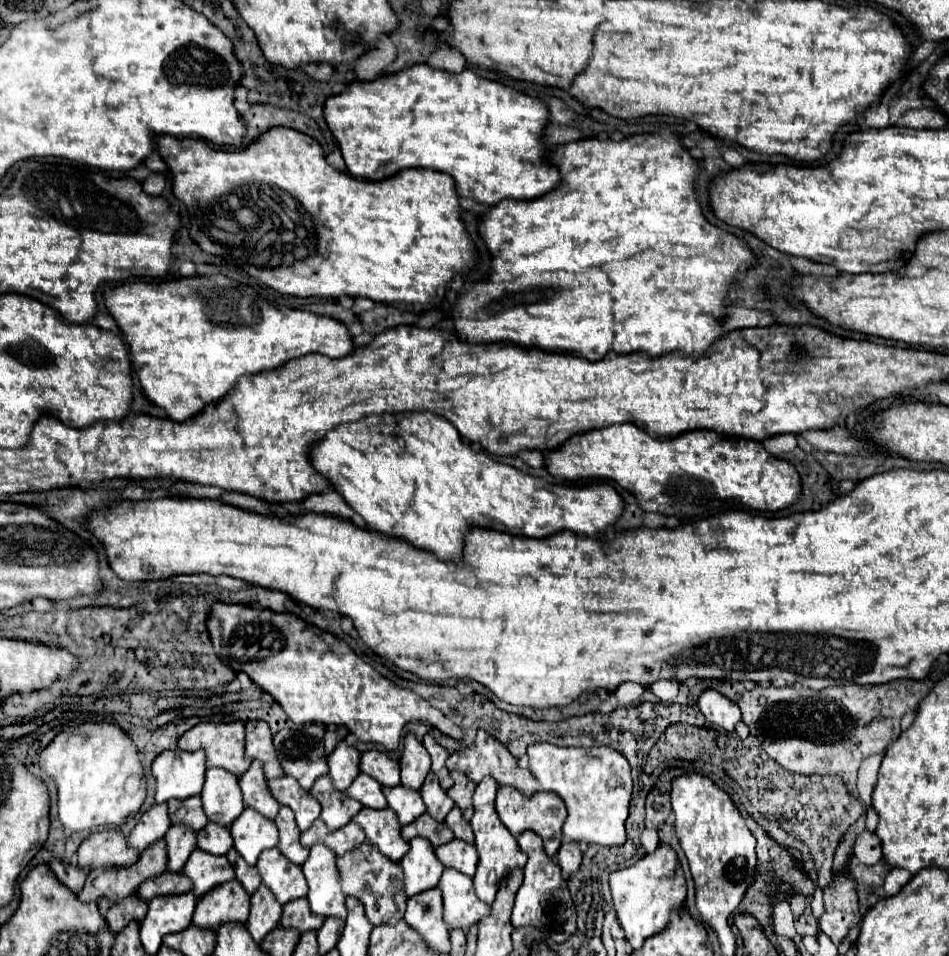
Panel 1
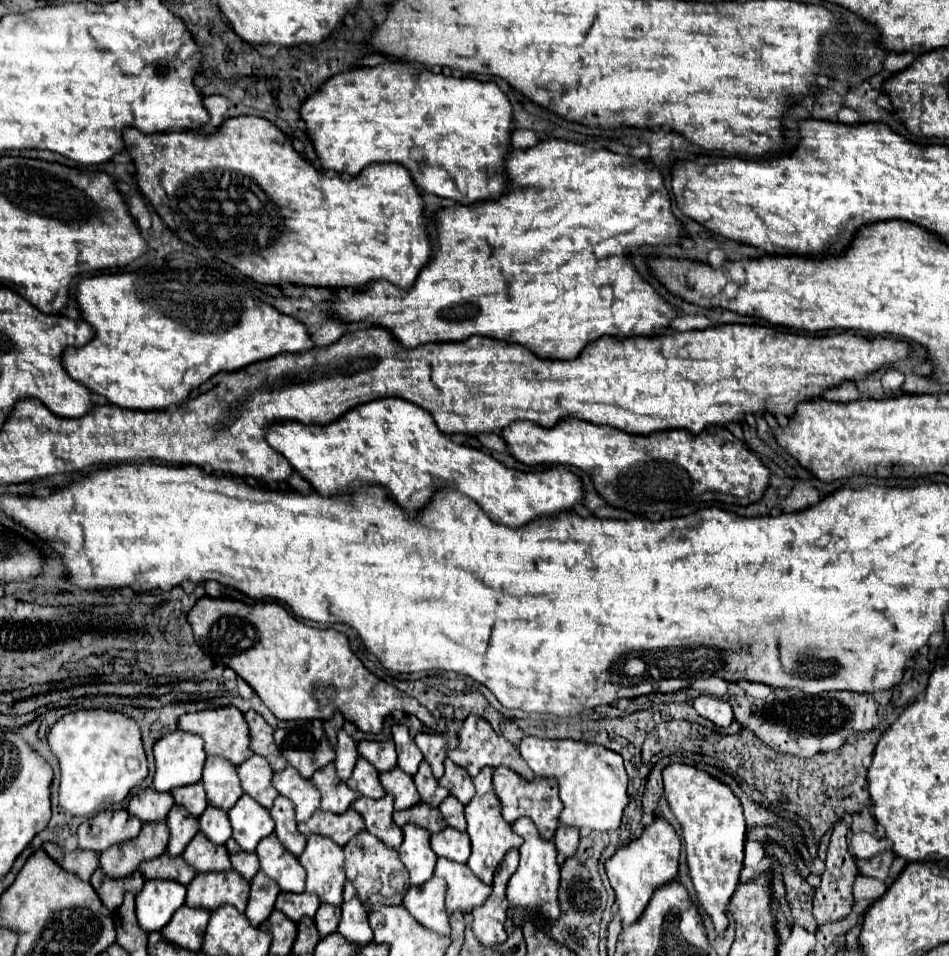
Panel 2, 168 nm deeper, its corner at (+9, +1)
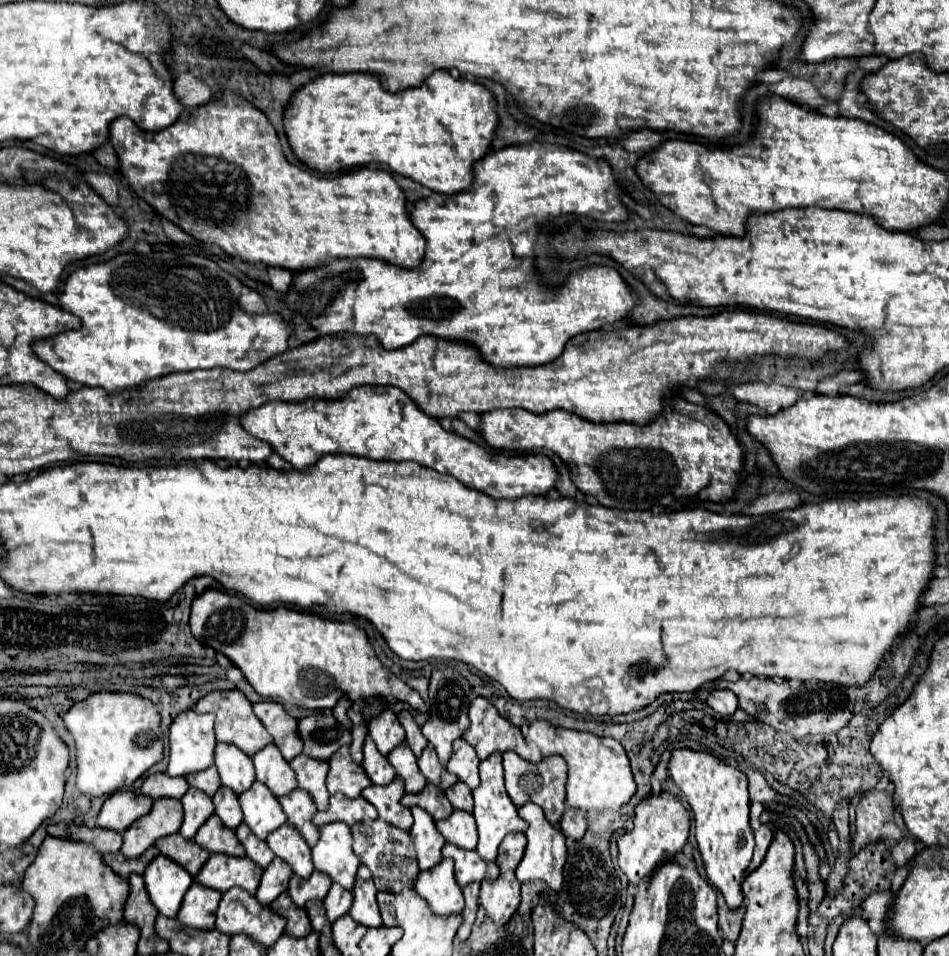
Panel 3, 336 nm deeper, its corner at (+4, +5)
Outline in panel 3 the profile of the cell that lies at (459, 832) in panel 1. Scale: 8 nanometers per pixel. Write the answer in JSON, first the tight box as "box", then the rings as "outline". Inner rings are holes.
{"box":[446,782,472,812],"outline":[[[456,782],[454,786],[450,786],[446,790],[446,796],[448,800],[452,802],[452,806],[456,810],[466,810],[466,812],[472,812],[472,790],[464,784],[464,782]]]}

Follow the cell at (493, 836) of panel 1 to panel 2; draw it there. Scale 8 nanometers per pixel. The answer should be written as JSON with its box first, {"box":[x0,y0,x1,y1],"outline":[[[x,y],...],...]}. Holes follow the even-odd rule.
{"box":[465,768,521,884],"outline":[[[485,768],[481,770],[475,778],[475,796],[473,800],[465,806],[465,818],[467,818],[467,834],[471,838],[471,856],[467,866],[471,868],[471,872],[483,882],[483,884],[491,884],[493,882],[493,872],[495,868],[501,864],[501,860],[505,858],[505,854],[511,848],[519,848],[521,846],[521,838],[517,834],[513,834],[511,826],[505,824],[505,820],[501,818],[501,806],[497,806],[497,796],[493,794],[493,786],[491,786],[491,776],[493,770]]]}

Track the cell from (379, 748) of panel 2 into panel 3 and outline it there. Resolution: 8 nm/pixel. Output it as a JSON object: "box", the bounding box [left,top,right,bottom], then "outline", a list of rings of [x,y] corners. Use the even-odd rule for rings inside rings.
{"box":[368,708,404,754],"outline":[[[384,708],[376,718],[370,720],[368,734],[374,738],[382,754],[388,754],[394,746],[398,746],[398,742],[404,740],[404,730],[390,708]]]}

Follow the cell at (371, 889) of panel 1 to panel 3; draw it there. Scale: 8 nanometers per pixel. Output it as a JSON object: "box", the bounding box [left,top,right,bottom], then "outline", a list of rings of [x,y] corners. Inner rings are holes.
{"box":[352,818,418,892],"outline":[[[376,818],[376,820],[356,822],[352,826],[352,836],[354,836],[354,854],[360,858],[362,864],[370,868],[378,890],[402,892],[404,888],[414,888],[414,882],[418,878],[418,862],[410,834],[406,830],[400,830]]]}

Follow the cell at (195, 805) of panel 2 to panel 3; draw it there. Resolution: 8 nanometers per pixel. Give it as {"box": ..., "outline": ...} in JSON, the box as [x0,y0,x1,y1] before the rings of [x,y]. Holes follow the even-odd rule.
{"box":[186,766,222,796],"outline":[[[210,766],[210,768],[200,770],[200,772],[194,772],[194,774],[188,774],[186,780],[188,780],[188,784],[190,784],[192,788],[198,788],[198,790],[206,792],[208,796],[214,796],[216,790],[218,790],[220,784],[222,784],[216,766]]]}

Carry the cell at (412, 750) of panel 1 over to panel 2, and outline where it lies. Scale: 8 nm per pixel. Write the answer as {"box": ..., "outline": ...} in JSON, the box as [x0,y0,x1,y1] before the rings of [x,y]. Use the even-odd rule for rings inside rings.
{"box":[393,724,423,776],"outline":[[[401,724],[393,726],[393,740],[395,740],[395,746],[397,746],[397,754],[399,754],[397,768],[401,768],[409,776],[415,776],[417,768],[423,760],[423,754],[419,752],[417,744],[411,740],[407,726],[401,726]]]}

